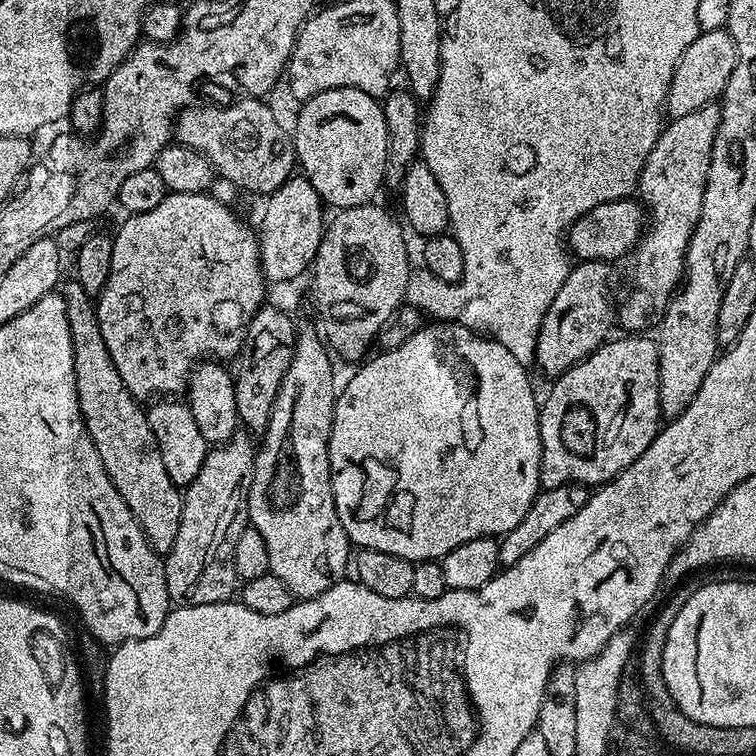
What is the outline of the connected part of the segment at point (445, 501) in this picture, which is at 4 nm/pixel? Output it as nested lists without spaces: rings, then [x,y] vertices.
[[[432,322],[427,326],[417,330],[413,337],[406,339],[402,346],[388,351],[381,351],[378,356],[365,359],[359,365],[360,368],[348,380],[348,385],[339,389],[336,397],[336,405],[334,406],[334,418],[332,419],[332,429],[330,430],[330,442],[328,443],[328,457],[330,458],[330,482],[332,483],[332,493],[334,494],[334,506],[338,510],[338,518],[342,522],[342,526],[346,530],[349,541],[357,549],[373,548],[374,550],[386,550],[386,554],[398,554],[398,558],[406,558],[413,562],[422,560],[439,561],[441,556],[445,556],[450,550],[454,550],[454,546],[462,546],[462,542],[470,542],[474,538],[482,538],[490,536],[499,538],[505,536],[510,530],[514,530],[514,526],[518,526],[518,522],[522,522],[522,517],[526,515],[526,510],[530,510],[530,506],[534,502],[537,492],[541,491],[540,487],[540,404],[538,396],[536,400],[536,392],[532,389],[532,380],[528,377],[529,369],[522,363],[518,362],[518,358],[514,358],[514,354],[510,354],[510,350],[506,350],[506,346],[502,346],[498,341],[478,332],[471,332],[466,326],[461,324],[449,324],[447,322]]]

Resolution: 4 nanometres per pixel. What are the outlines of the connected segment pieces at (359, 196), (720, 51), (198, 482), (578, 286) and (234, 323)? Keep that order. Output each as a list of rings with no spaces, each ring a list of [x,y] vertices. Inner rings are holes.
[[[335,88],[299,105],[294,147],[299,171],[329,209],[362,206],[385,183],[386,118],[381,101],[353,88]]]
[[[724,28],[701,32],[686,46],[682,58],[672,75],[668,87],[668,103],[666,112],[669,117],[675,118],[682,114],[694,114],[702,106],[713,103],[723,96],[726,82],[730,82],[730,74],[734,74],[736,65],[736,47],[732,35]]]
[[[238,430],[224,444],[218,444],[209,447],[206,458],[202,462],[202,470],[198,470],[198,478],[194,478],[194,482],[186,485],[182,492],[184,505],[182,506],[182,522],[178,522],[178,538],[174,538],[174,546],[163,557],[164,577],[166,578],[166,590],[168,591],[168,599],[173,605],[181,608],[189,608],[190,606],[202,606],[207,609],[209,606],[220,606],[225,602],[223,600],[233,599],[234,593],[238,588],[238,577],[234,570],[234,546],[238,543],[238,534],[242,534],[242,530],[249,527],[248,522],[248,487],[252,481],[254,474],[254,462],[256,461],[257,445],[254,443],[253,437],[247,431]]]
[[[581,260],[569,267],[566,282],[562,282],[562,290],[554,294],[554,302],[550,302],[550,310],[546,310],[542,318],[536,339],[534,364],[548,378],[560,376],[609,339],[612,324],[614,328],[612,268],[607,260]]]
[[[169,192],[162,202],[158,202],[158,206],[154,206],[154,210],[146,210],[146,214],[131,214],[127,219],[128,221],[112,236],[110,274],[95,301],[98,326],[102,330],[102,342],[106,344],[106,350],[110,352],[110,358],[131,396],[172,398],[187,389],[188,375],[198,362],[207,361],[209,358],[216,362],[228,362],[239,353],[244,329],[248,327],[256,311],[265,303],[266,281],[264,267],[260,265],[260,242],[253,229],[251,232],[222,201],[215,200],[208,192],[195,192],[194,194]]]

